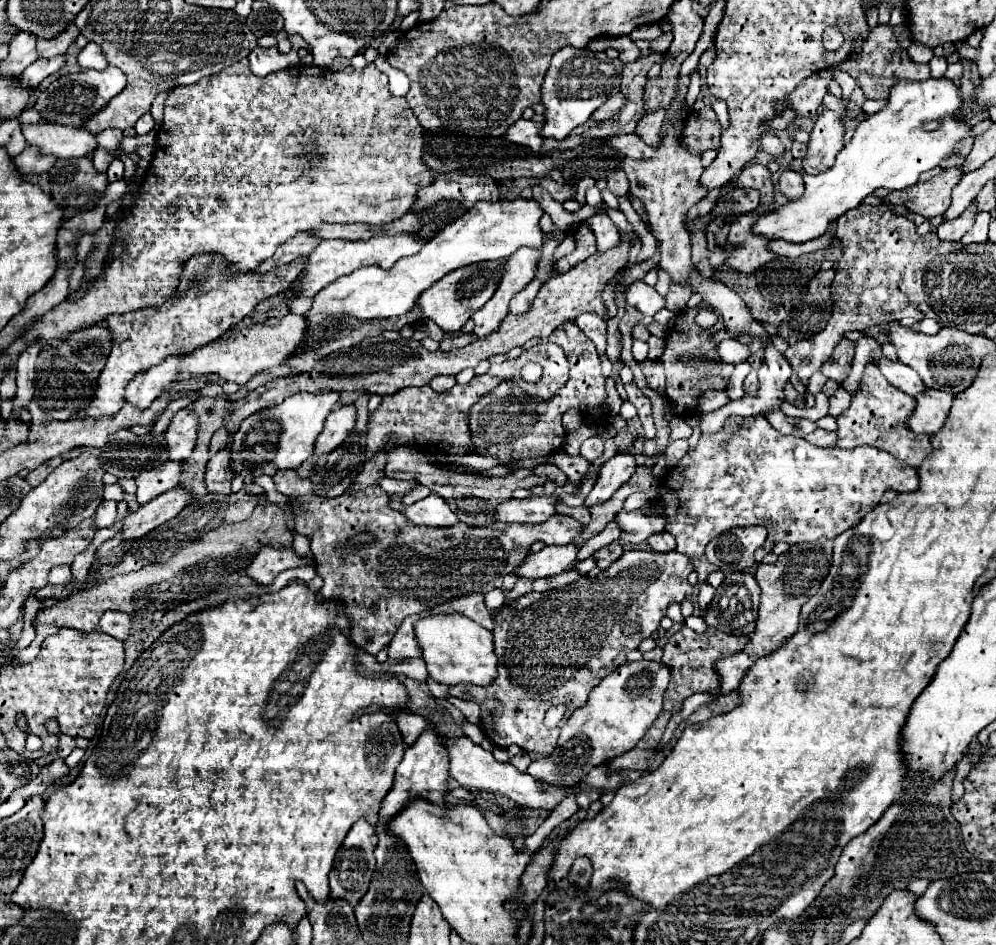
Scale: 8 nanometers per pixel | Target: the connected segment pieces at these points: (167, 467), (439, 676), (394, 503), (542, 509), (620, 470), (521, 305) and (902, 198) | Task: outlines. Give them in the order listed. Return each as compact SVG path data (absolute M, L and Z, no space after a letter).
M167 461L159 467L153 467L149 471L139 473L135 477L135 483L137 483L135 499L137 499L137 503L145 505L153 497L173 489L179 483L179 477L181 477L181 465L183 463L179 463L179 461Z
M437 613L431 617L423 617L415 621L415 641L423 653L423 661L427 665L429 677L443 685L457 683L473 683L473 685L489 685L497 677L497 657L493 653L493 635L485 627L479 627L475 621L461 613Z
M431 493L429 497L415 501L413 505L405 505L401 499L391 499L389 505L407 515L409 521L417 523L417 525L427 525L427 527L451 527L455 523L459 523L459 517L449 509L449 505L445 503L445 499L441 499L439 495Z
M527 497L527 499L509 499L503 505L497 505L495 517L503 523L543 523L553 517L557 497Z
M617 451L617 455L613 459L609 459L599 471L597 483L591 489L591 493L585 499L587 507L599 505L603 501L607 501L621 485L625 485L629 481L629 477L635 473L637 469L637 461L633 455L629 455L627 451Z
M533 279L519 295L515 295L515 299L511 299L511 313L513 315L523 315L523 313L529 313L529 307L533 303L533 299L537 297L541 285L537 279Z
M945 169L925 183L915 183L903 191L891 191L883 201L887 205L905 205L911 213L933 219L943 215L951 203L951 189L959 183L961 169Z

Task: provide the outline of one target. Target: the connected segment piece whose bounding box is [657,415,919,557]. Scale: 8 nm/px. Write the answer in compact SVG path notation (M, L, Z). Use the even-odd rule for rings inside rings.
M729 417L723 425L723 429L719 433L711 433L711 435L701 435L699 443L695 449L687 451L685 457L673 467L667 471L665 479L663 479L663 485L659 487L659 493L657 493L657 501L663 501L665 505L665 517L667 519L667 525L665 529L677 539L677 551L679 553L685 553L689 557L701 557L705 553L705 547L711 539L715 539L719 533L731 529L731 527L749 527L749 525L763 525L767 527L769 531L769 541L777 543L777 541L787 541L787 543L803 543L803 541L817 541L819 537L827 537L827 539L835 539L839 533L855 527L869 511L873 511L883 493L887 491L887 487L893 487L893 489L899 489L901 491L915 491L919 485L919 475L915 473L913 467L909 467L907 463L903 461L897 461L895 457L891 457L889 453L881 451L881 449L875 449L875 447L869 447L869 445L863 445L863 447L855 447L855 449L839 449L839 447L815 447L811 445L809 441L805 439L799 439L799 437L791 437L791 435L779 435L775 433L775 429L771 429L771 425L767 423L765 417ZM739 421L747 421L747 425L743 425L743 429L739 429Z

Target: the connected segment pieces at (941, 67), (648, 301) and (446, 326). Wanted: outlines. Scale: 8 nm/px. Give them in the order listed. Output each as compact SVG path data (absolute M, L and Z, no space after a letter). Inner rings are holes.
M933 57L931 63L929 63L929 67L931 67L931 77L933 77L933 79L941 79L941 77L945 75L947 61L945 61L943 57Z
M645 281L631 283L625 291L625 299L631 307L645 315L655 315L659 309L665 307L665 299L653 287L645 285Z
M503 259L499 261L483 261L479 265L467 265L467 269L457 269L447 273L441 281L437 281L431 289L427 289L419 297L419 307L423 309L425 317L435 321L443 331L461 331L467 319L481 309L495 293L499 285L499 269L503 267Z

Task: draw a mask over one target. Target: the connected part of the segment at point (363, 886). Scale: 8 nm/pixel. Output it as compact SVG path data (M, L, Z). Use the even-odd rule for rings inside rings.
M359 819L359 821L351 827L351 831L347 833L341 849L337 851L333 869L331 869L331 873L329 873L329 885L331 885L331 897L333 897L333 899L345 899L345 901L349 901L353 907L361 901L361 897L365 895L365 891L367 891L367 887L369 887L369 883L371 883L373 871L375 871L375 857L373 857L375 845L377 845L375 827L369 825L365 819Z

